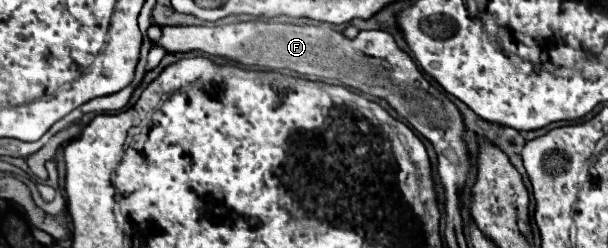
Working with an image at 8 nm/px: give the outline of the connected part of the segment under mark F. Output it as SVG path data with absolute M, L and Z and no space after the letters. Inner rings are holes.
M252 18L252 20L238 20L238 22L230 22L230 24L202 24L202 26L166 26L162 28L162 38L156 40L160 46L166 48L166 52L192 52L192 50L202 50L206 56L222 56L228 60L234 60L238 64L244 66L256 66L262 70L282 70L282 68L290 68L294 72L298 72L300 76L316 76L322 80L338 80L342 86L352 88L352 90L360 90L366 94L372 94L376 98L384 98L398 114L402 120L406 120L410 126L414 126L422 136L426 136L438 154L438 174L440 180L444 184L446 190L446 208L448 214L456 212L458 206L458 190L464 186L464 182L468 180L470 174L470 152L468 146L464 142L464 132L466 132L466 124L464 118L460 114L460 110L454 106L454 102L448 100L448 96L444 92L440 92L438 88L434 88L418 70L416 62L396 46L394 38L388 32L382 30L360 30L356 38L348 38L342 32L324 26L324 24L312 24L312 22L304 22L304 24L290 24L290 22L282 22L282 20L260 20L260 18Z

